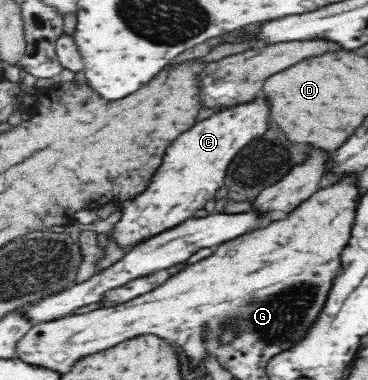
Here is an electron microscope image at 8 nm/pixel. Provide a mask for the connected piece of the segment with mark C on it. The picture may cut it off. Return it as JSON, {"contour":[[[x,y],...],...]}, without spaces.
{"contour":[[[264,97],[253,102],[233,106],[215,112],[209,118],[193,125],[183,136],[179,136],[163,154],[163,162],[153,174],[149,186],[120,202],[121,218],[107,232],[114,245],[126,253],[137,244],[165,232],[195,216],[197,210],[215,196],[225,183],[227,166],[245,145],[261,136],[268,127],[268,106]]]}

